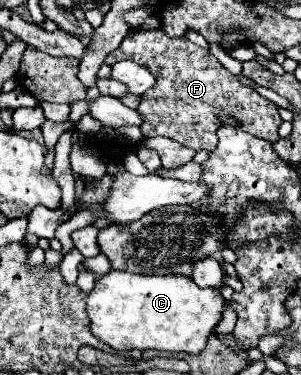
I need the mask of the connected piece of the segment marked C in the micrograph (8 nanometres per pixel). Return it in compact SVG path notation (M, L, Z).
M109 271L101 279L97 279L93 291L87 295L87 315L91 321L91 333L111 345L113 349L157 349L169 353L199 353L213 327L221 321L223 297L215 289L201 289L189 277L179 275L139 275L129 271Z

